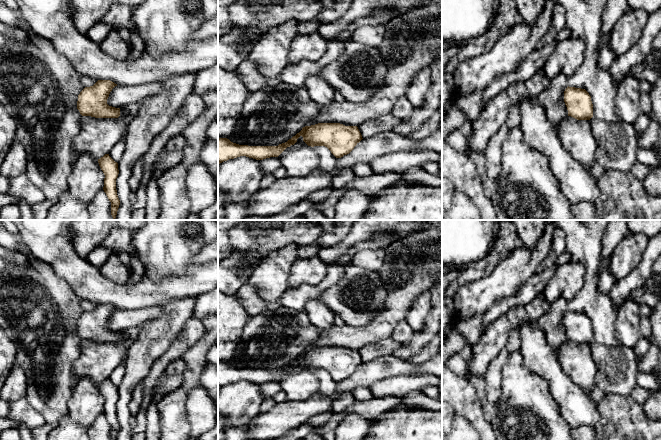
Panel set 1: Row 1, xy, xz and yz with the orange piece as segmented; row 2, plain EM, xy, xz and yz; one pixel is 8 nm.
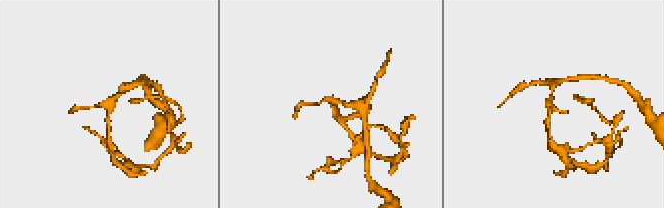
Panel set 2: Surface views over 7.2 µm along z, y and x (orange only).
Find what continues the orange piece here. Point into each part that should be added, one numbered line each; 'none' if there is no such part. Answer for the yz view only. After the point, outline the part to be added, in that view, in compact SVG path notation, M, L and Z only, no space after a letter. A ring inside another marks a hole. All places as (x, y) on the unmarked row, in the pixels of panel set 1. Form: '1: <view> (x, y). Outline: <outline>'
none

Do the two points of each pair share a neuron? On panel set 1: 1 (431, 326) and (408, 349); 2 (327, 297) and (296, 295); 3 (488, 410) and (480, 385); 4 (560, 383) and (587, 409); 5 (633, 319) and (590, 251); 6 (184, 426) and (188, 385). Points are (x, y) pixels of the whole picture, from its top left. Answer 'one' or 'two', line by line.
1: one
2: two
3: one
4: one
5: two
6: one

